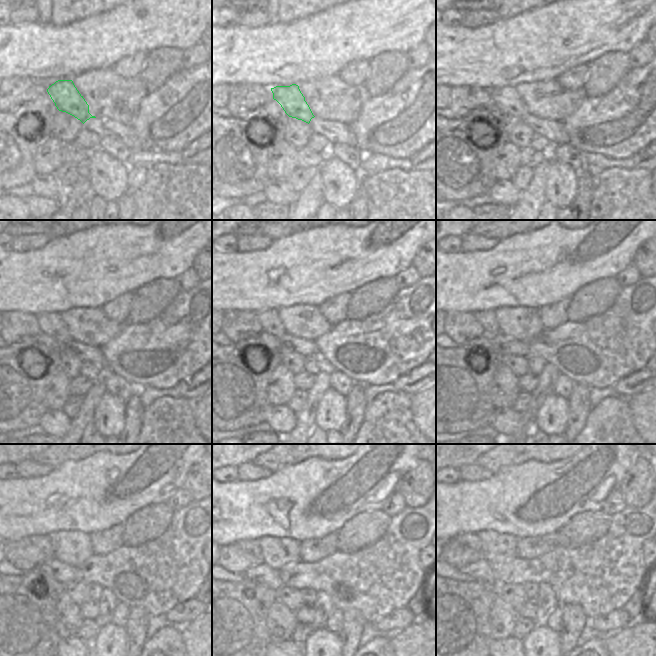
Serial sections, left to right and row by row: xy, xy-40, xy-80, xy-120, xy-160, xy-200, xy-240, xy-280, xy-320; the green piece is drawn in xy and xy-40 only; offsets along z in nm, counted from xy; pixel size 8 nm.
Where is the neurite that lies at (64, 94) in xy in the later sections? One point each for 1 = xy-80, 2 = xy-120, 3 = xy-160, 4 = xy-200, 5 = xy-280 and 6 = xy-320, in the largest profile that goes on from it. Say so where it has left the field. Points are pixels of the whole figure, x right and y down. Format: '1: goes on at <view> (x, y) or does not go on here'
1: goes on at xy-80 (507, 99)
2: goes on at xy-120 (50, 323)
3: goes on at xy-160 (269, 320)
4: goes on at xy-200 (487, 318)
5: goes on at xy-280 (253, 545)
6: goes on at xy-320 (472, 541)

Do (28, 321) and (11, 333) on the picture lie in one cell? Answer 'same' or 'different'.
same

